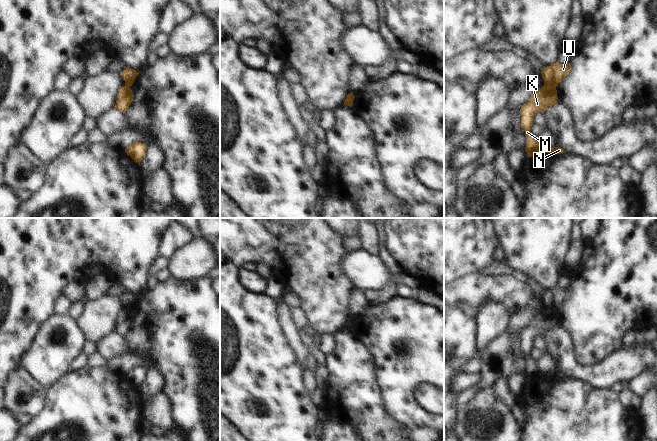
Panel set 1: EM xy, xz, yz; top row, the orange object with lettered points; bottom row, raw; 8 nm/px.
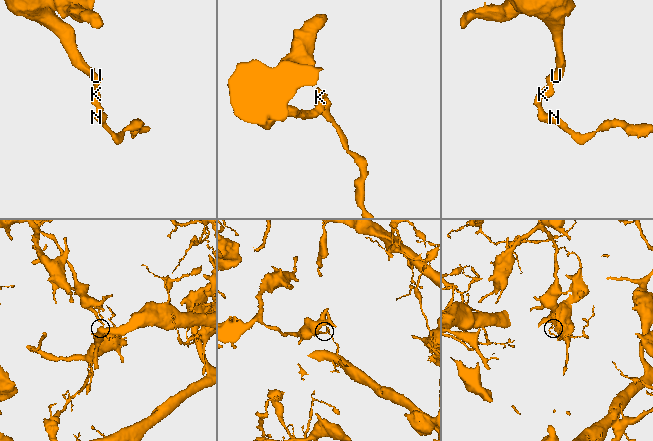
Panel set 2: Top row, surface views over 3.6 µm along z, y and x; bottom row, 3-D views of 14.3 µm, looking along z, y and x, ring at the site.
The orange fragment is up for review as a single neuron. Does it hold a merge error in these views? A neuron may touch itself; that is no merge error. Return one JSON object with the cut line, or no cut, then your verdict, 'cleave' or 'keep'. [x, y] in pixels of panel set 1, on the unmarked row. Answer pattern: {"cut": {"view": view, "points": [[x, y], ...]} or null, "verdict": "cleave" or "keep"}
{"cut": {"view": "yz", "points": [[544, 309], [555, 312]]}, "verdict": "cleave"}

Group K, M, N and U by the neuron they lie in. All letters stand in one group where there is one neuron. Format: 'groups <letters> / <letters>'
groups K M N / U

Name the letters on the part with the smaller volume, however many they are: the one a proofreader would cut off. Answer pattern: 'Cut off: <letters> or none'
Cut off: K, M, N

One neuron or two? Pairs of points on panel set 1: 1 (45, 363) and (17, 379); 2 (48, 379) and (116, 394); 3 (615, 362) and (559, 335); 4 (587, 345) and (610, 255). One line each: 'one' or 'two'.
1: two
2: two
3: one
4: one

